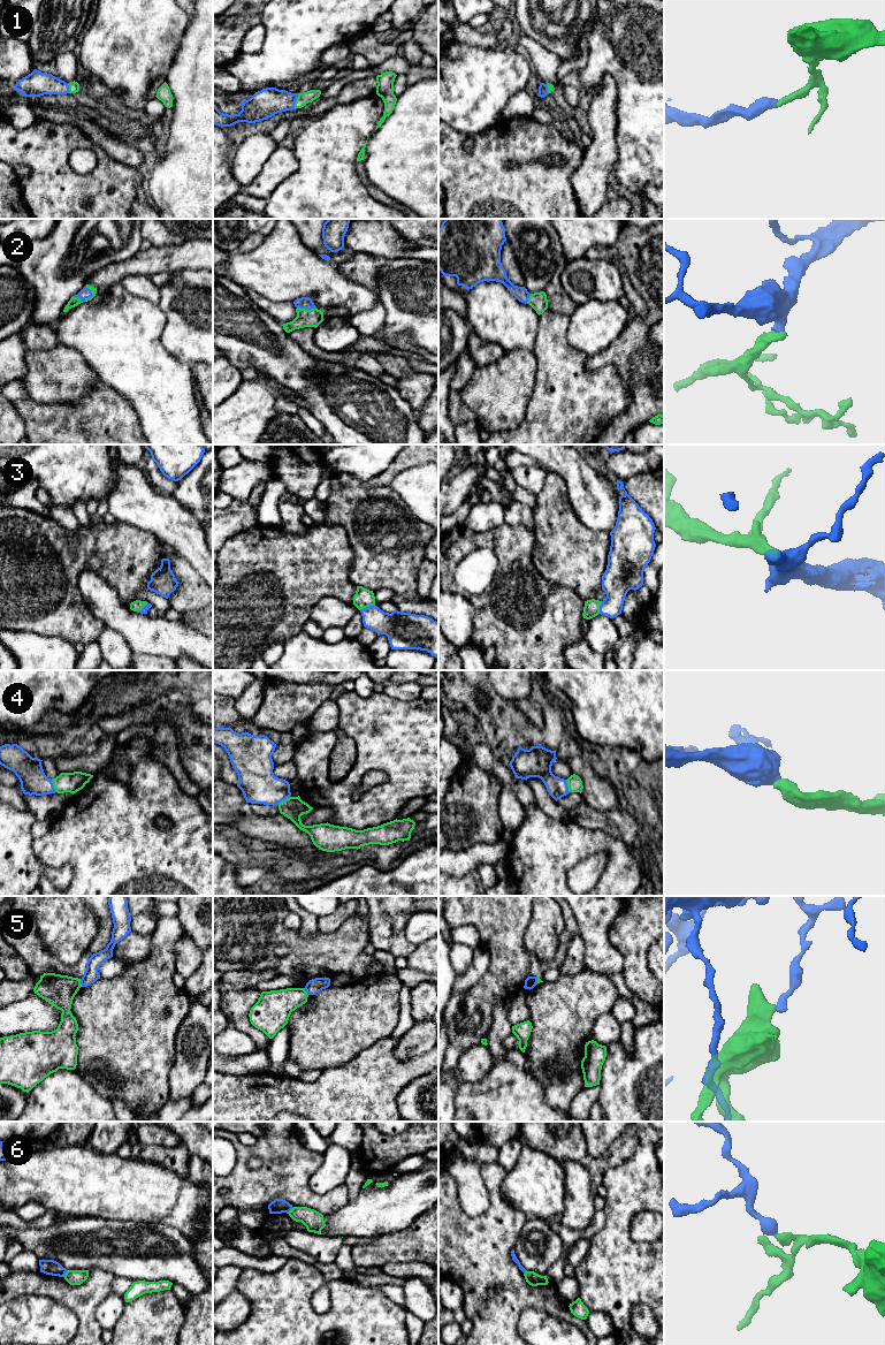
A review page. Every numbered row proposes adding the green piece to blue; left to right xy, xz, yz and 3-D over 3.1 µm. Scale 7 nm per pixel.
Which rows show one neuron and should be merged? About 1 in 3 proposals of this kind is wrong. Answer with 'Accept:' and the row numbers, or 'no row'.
Accept: 1, 2, 3, 4

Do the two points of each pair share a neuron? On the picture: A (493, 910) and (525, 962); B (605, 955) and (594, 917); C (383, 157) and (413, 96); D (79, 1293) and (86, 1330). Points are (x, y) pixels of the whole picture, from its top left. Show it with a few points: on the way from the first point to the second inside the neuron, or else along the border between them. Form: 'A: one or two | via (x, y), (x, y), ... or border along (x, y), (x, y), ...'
A: one | via (502, 922), (503, 940), (512, 949)
B: one | via (597, 945), (594, 926)
C: one | via (398, 142), (413, 127), (413, 111)
D: one | via (84, 1302), (86, 1321)

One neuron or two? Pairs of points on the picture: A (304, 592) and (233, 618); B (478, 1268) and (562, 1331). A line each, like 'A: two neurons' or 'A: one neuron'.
A: one neuron
B: two neurons

